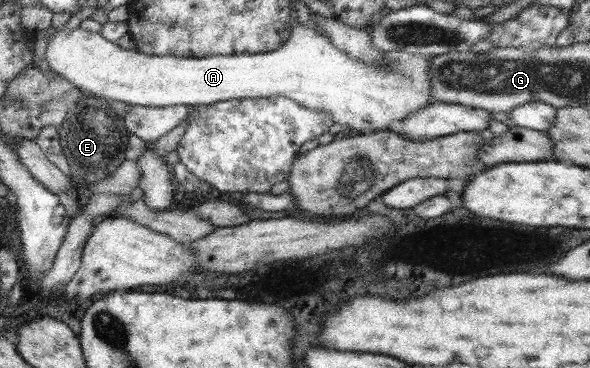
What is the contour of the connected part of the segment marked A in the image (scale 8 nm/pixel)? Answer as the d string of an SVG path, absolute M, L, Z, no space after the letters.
M299 23L292 25L288 40L274 51L252 55L211 55L201 58L146 55L135 49L120 48L111 40L104 39L99 32L84 31L80 28L64 31L62 28L49 36L44 60L50 70L70 81L74 87L83 89L97 98L122 101L127 106L197 106L230 99L286 96L310 110L328 112L332 123L339 123L342 129L360 131L360 133L392 129L396 124L402 123L404 116L433 101L430 99L428 60L424 56L402 50L390 51L384 53L383 63L364 65L360 59L352 59L350 55L336 48L327 36L322 36L312 27Z

